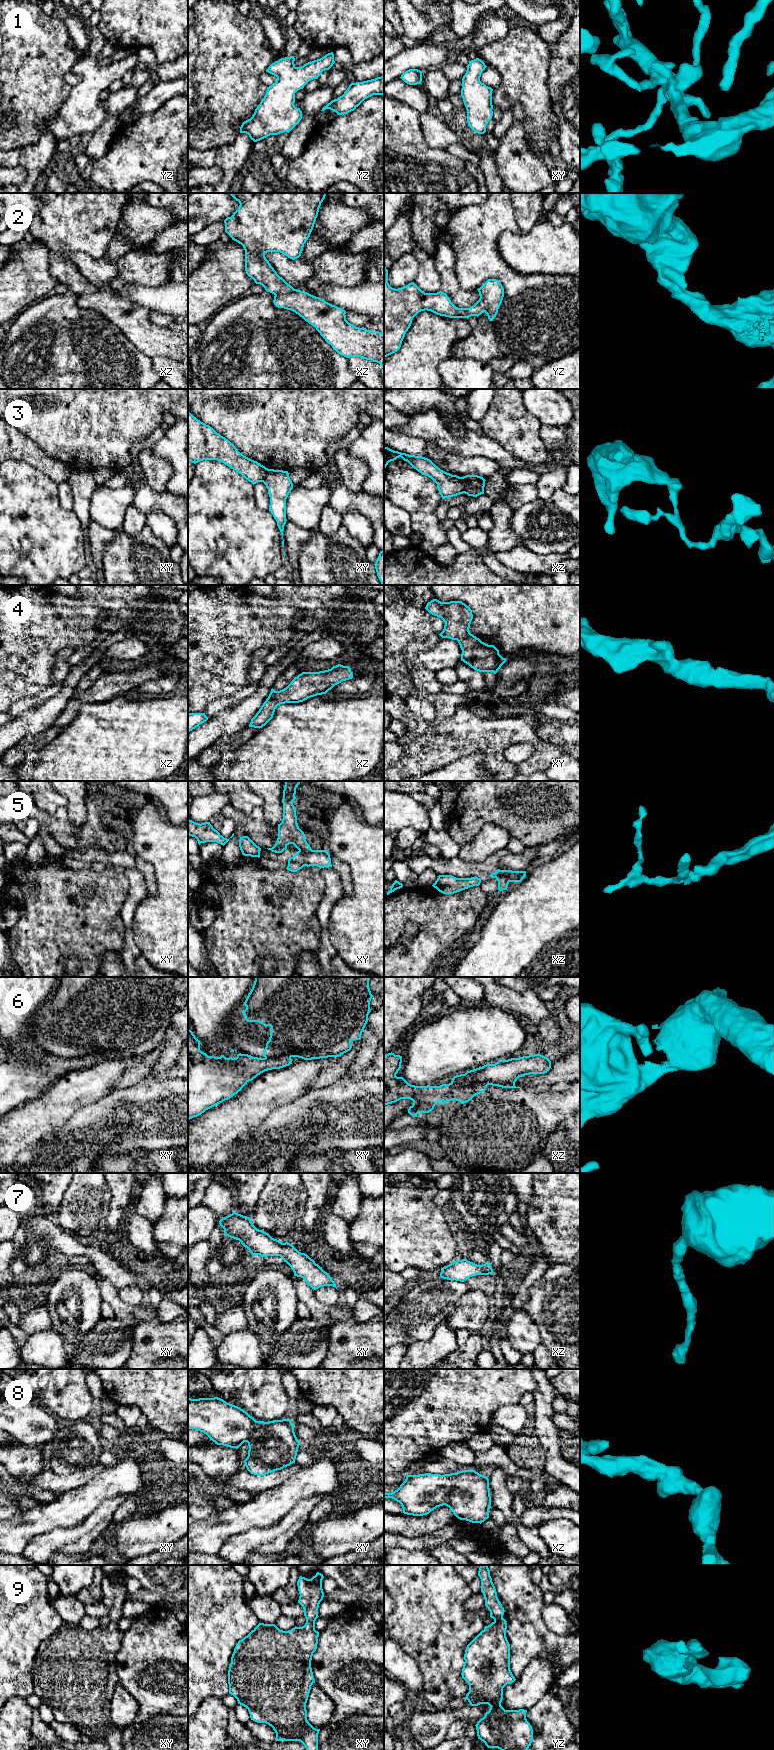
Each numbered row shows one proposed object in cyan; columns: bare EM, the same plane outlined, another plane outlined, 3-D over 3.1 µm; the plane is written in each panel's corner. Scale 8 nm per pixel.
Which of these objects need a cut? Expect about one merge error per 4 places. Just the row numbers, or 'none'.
3, 5, 6

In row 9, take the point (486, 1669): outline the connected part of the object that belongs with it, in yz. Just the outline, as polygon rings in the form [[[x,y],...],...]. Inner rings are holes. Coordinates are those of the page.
[[[480,1565],[478,1576],[481,1579],[481,1592],[485,1598],[485,1606],[490,1611],[490,1617],[494,1621],[485,1626],[466,1647],[465,1662],[461,1673],[462,1678],[469,1685],[469,1692],[465,1699],[471,1706],[480,1704],[490,1706],[489,1711],[475,1725],[478,1739],[483,1741],[488,1748],[528,1750],[533,1740],[533,1730],[526,1719],[527,1710],[505,1710],[501,1706],[503,1688],[516,1680],[510,1670],[510,1644],[506,1637],[507,1621],[503,1618],[505,1610],[497,1597],[487,1565]]]

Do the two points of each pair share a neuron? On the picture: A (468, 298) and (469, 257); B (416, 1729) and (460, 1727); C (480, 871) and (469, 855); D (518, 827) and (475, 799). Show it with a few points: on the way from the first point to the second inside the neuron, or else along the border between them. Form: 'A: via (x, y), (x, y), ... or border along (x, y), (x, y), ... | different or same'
A: border along (455, 270), (459, 284), (464, 289), (476, 290) | different
B: border along (472, 1723), (456, 1720), (449, 1727), (446, 1737) | different
C: border along (494, 853), (477, 862), (467, 862), (457, 857) | different
D: via (507, 816), (486, 800) | same

